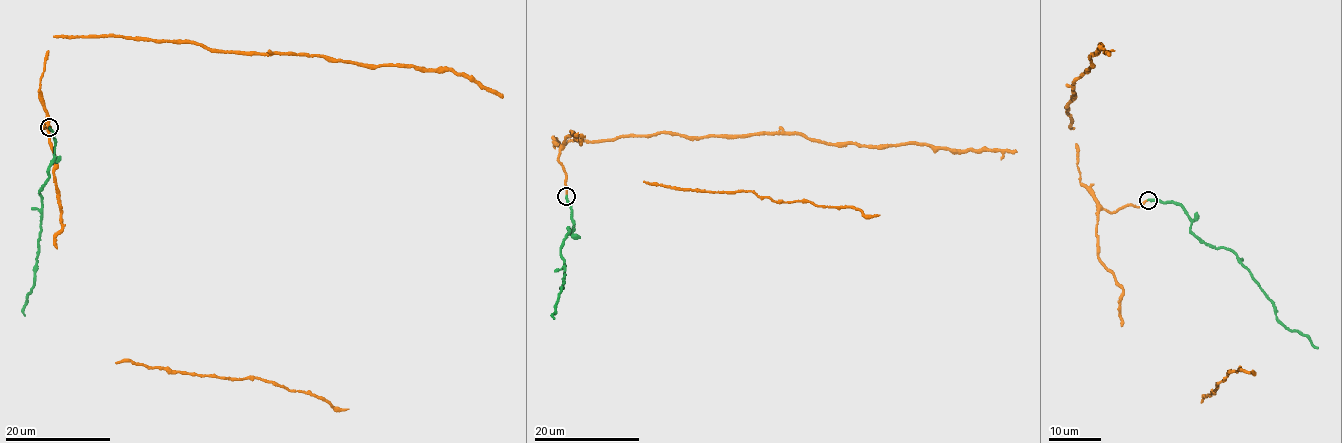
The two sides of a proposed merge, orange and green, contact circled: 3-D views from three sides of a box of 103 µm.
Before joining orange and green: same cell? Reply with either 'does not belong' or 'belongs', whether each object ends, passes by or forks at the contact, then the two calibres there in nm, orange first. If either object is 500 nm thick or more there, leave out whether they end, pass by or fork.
does not belong | orange ends | green ends | 150/240 nm

